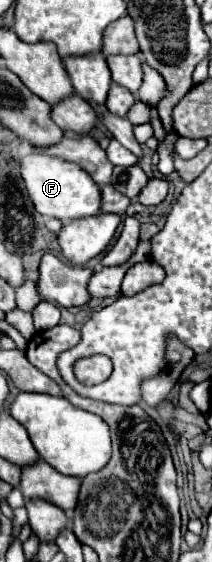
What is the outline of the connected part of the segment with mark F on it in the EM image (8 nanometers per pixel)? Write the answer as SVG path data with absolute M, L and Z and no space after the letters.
M32 152L20 160L20 172L26 182L30 200L40 214L58 218L62 222L102 214L100 186L94 184L94 180L90 180L90 176L86 176L86 172L82 172L82 168L78 168L76 164Z

